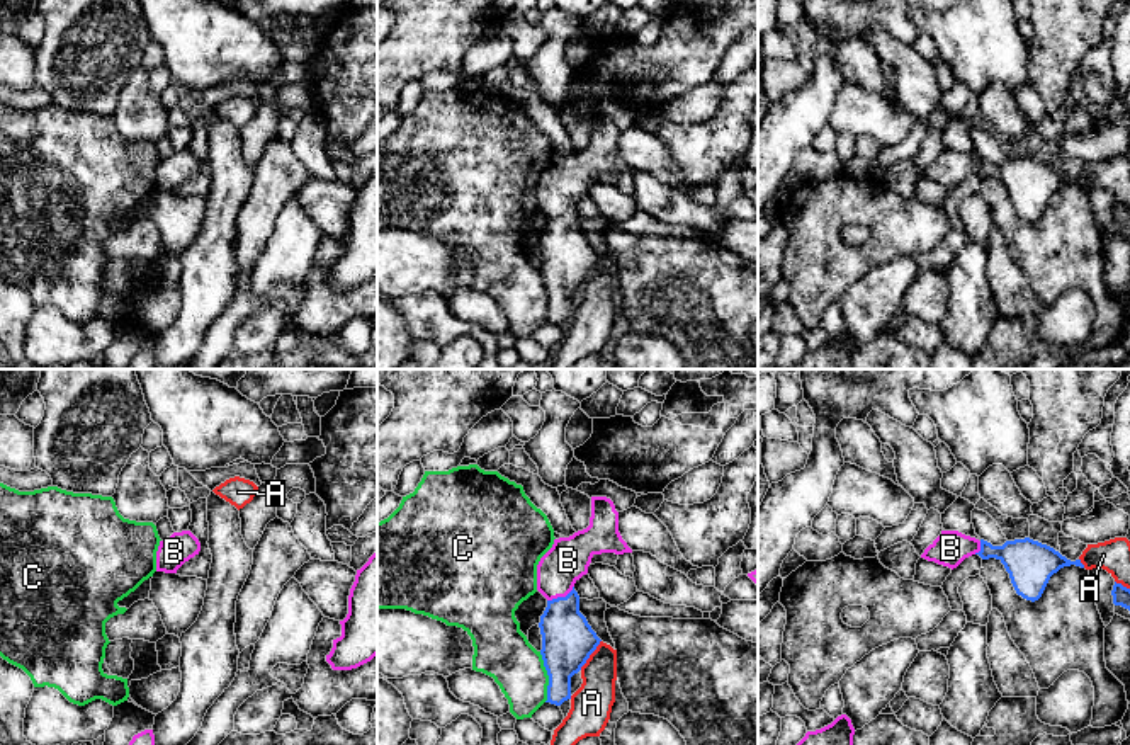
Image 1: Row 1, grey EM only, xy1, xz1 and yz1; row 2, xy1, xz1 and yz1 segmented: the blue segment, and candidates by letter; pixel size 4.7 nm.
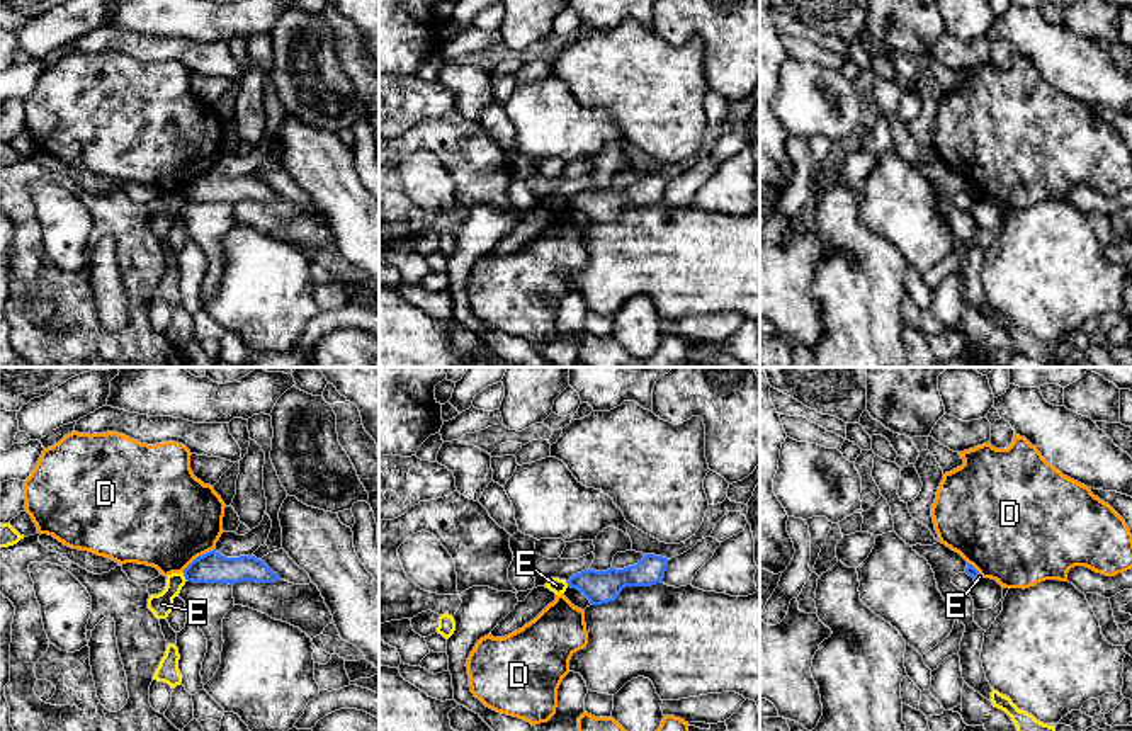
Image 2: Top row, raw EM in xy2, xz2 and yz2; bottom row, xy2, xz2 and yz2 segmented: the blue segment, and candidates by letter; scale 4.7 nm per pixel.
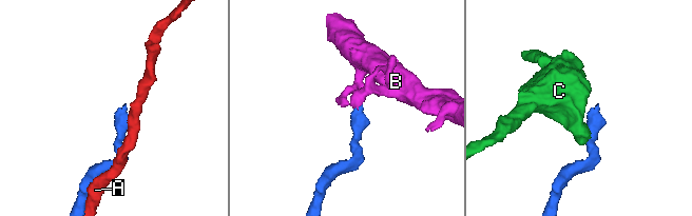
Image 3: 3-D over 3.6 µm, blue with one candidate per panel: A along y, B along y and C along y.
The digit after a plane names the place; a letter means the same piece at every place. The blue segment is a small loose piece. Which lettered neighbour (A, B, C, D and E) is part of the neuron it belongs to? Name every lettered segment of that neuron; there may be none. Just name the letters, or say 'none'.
B

